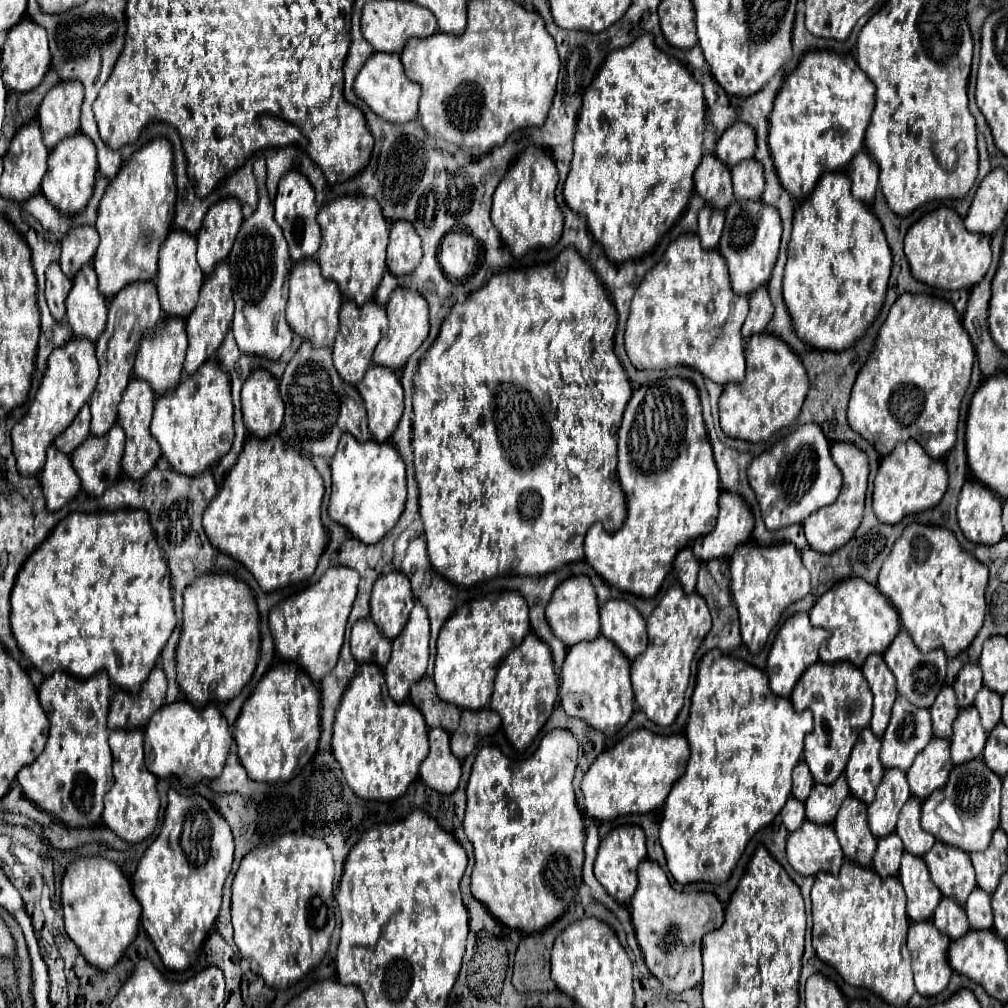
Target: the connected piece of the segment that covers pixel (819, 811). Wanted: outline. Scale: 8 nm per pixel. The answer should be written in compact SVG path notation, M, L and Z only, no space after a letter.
M843 774L833 784L813 784L811 794L805 800L807 820L817 824L833 824L835 814L847 796L849 788Z

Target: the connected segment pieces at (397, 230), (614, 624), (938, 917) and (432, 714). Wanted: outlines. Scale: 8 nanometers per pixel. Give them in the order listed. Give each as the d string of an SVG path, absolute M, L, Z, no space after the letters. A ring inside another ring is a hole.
M397 220L391 226L389 248L387 248L387 268L395 276L411 274L421 260L421 240L415 228L405 220Z
M609 600L601 608L601 634L613 640L615 646L635 660L647 648L647 628L637 608L625 600Z
M941 898L939 906L935 908L933 914L933 924L947 936L951 936L951 940L957 940L959 936L963 936L969 930L969 922L967 922L967 914L965 908L953 900L953 898Z
M421 678L411 686L409 700L421 710L425 716L425 722L429 728L443 728L447 732L453 732L459 724L459 708L453 704L447 704L439 698L435 682L431 678Z

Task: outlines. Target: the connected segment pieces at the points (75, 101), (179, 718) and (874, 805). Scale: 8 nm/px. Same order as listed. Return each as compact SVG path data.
M67 80L53 86L37 112L37 120L43 130L43 140L49 150L55 148L65 136L73 136L79 130L79 114L83 104L83 84L79 80Z
M177 700L159 708L159 712L155 712L155 716L151 716L147 726L143 728L143 734L147 748L147 768L151 768L157 778L217 778L223 772L229 748L233 744L229 724L215 704L207 704L207 708L195 708L187 700Z
M899 768L885 770L885 776L877 788L877 796L867 808L869 828L877 838L887 836L895 830L901 806L907 802L909 796L911 790L905 772Z

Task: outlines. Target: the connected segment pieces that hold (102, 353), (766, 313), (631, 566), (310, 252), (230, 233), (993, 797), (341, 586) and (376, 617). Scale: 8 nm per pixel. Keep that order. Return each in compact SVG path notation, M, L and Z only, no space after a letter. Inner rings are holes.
M131 282L121 292L117 292L109 302L109 320L105 330L95 342L97 360L99 360L99 380L97 386L89 398L91 406L91 434L103 436L107 430L117 422L117 404L121 400L121 394L131 378L133 360L135 360L135 348L141 338L141 332L155 328L155 324L163 318L163 310L159 304L157 288L149 282Z
M757 288L755 292L751 292L749 298L749 314L747 314L747 320L743 324L743 338L749 340L753 334L761 334L771 316L773 316L773 304L771 304L771 298L769 298L769 292L767 288Z
M663 378L653 384L643 384L633 392L619 428L617 474L627 494L627 520L623 528L613 534L601 530L601 524L593 524L585 536L585 560L613 588L641 598L653 598L669 574L679 548L685 548L691 540L711 532L719 513L721 484L701 418L699 392L693 382L685 378Z
M289 170L279 182L273 206L275 206L275 222L281 226L285 238L287 238L291 258L297 262L297 260L315 256L315 252L319 250L319 244L321 244L321 230L319 230L319 224L315 220L317 218L315 190L309 184L309 180L301 172Z
M237 198L219 200L209 208L197 232L197 262L205 276L209 276L215 266L227 258L241 222L243 214Z
M981 758L959 764L951 770L949 782L945 784L945 788L941 788L939 792L933 792L927 800L923 800L923 808L921 808L923 830L931 832L939 842L957 846L965 852L983 852L991 842L993 830L999 828L999 792L1001 792L1001 778L995 772L991 772ZM941 800L953 802L953 806L957 808L963 820L963 832L951 830L939 816L935 816L935 806Z
M331 566L317 584L281 600L269 612L269 628L277 652L285 660L297 662L315 682L327 676L339 658L345 638L347 618L357 594L359 574L347 566Z
M393 570L389 574L381 574L373 584L371 618L379 630L393 640L403 630L413 602L411 582L403 576L403 572Z

